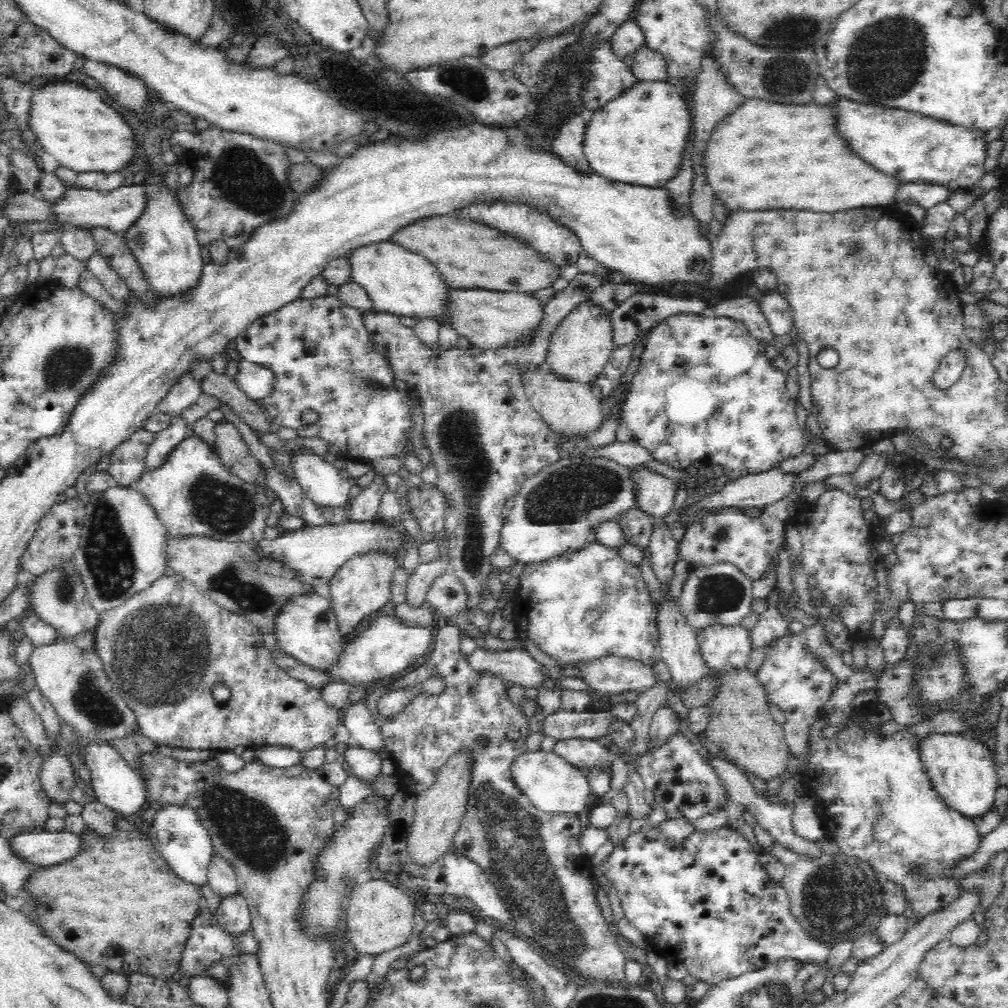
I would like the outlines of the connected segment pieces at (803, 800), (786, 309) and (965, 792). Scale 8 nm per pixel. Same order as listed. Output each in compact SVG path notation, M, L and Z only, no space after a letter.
M809 793L798 797L792 804L791 823L802 840L820 842L825 836L823 832L823 818L816 813L815 797Z
M776 290L762 293L758 304L776 336L779 337L794 330L794 317L790 305Z
M936 734L920 741L920 759L933 789L943 798L944 804L966 818L978 818L992 811L998 790L997 770L993 754L970 736Z

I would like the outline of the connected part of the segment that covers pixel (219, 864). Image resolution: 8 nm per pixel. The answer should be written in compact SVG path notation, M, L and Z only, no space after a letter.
M215 853L207 870L207 884L221 900L240 894L235 870Z

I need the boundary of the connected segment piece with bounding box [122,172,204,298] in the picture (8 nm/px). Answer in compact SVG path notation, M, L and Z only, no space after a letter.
M154 172L146 178L144 186L147 186L150 197L148 208L122 236L127 247L140 263L142 273L150 279L150 283L154 285L154 290L159 295L165 298L176 298L176 296L188 298L202 282L202 272L204 272L202 250L196 241L193 228L180 212L175 192L166 193L160 187L158 176L162 174Z

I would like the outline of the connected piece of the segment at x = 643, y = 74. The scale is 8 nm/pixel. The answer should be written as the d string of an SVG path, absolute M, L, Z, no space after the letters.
M644 46L637 50L633 56L631 71L638 81L667 82L668 69L666 69L666 61L660 52Z

